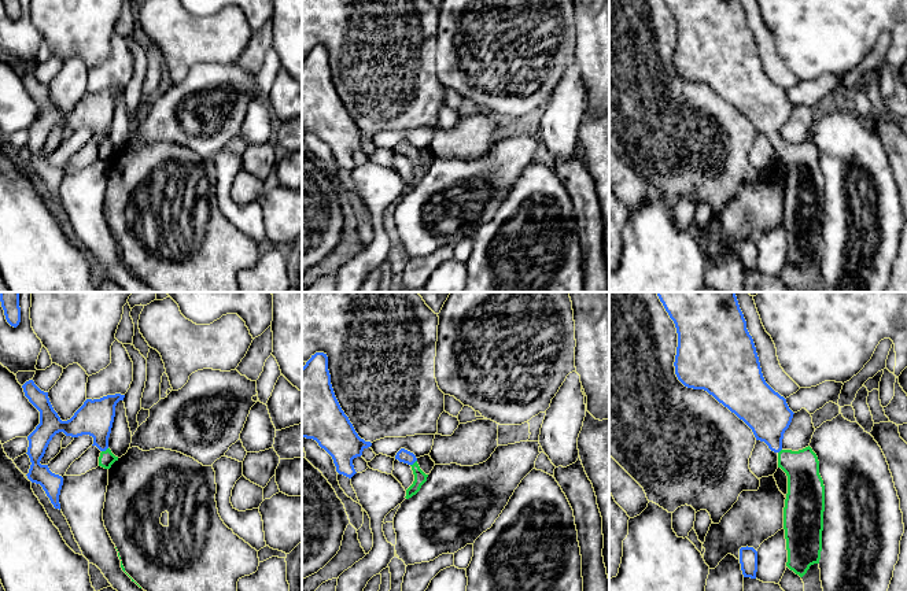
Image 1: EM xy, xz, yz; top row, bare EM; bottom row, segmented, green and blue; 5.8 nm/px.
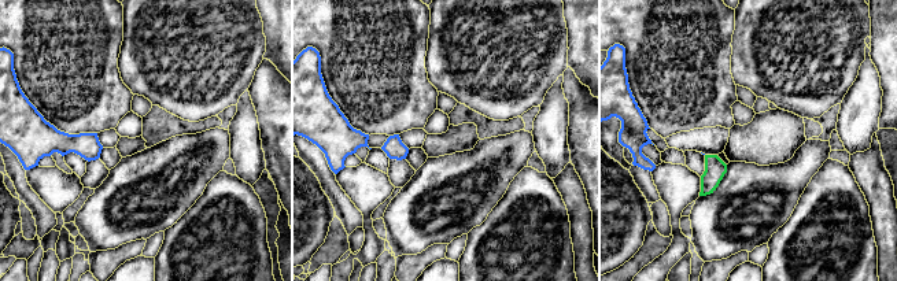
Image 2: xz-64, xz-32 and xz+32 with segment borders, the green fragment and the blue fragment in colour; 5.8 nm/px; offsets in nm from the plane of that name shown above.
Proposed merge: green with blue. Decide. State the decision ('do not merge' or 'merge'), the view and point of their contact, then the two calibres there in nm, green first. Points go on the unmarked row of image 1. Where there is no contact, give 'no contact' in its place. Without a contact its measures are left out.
merge | xy (106, 143) | 90/220 nm

